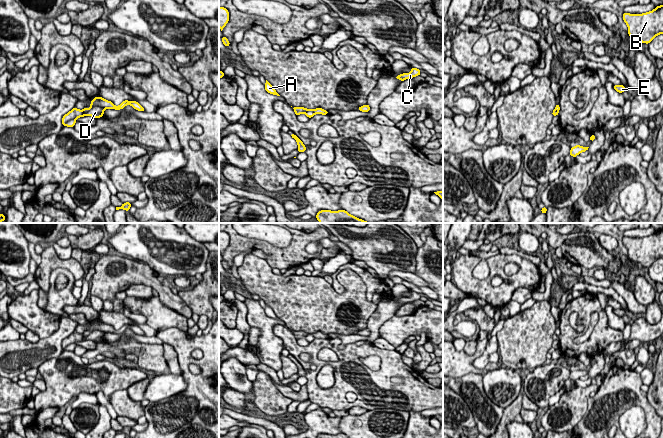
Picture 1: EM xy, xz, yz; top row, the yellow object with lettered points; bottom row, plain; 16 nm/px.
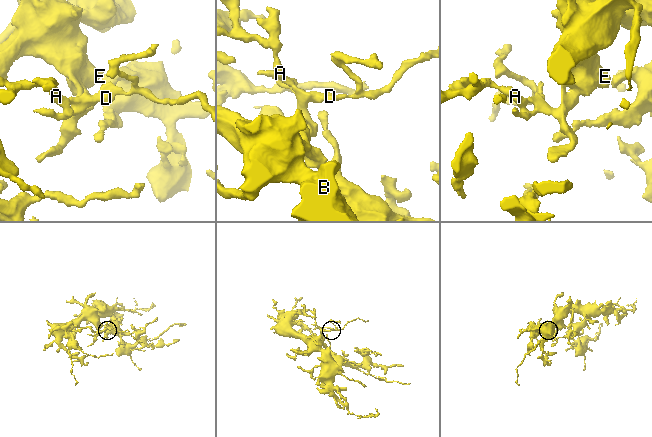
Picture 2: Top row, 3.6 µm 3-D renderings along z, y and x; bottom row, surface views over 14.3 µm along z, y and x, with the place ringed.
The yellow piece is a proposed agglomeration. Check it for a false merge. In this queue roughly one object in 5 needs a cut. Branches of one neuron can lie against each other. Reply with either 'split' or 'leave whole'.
split

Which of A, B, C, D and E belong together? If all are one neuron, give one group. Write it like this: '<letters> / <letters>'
A C / B D E

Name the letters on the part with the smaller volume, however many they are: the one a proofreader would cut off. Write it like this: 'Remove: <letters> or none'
Remove: A, C

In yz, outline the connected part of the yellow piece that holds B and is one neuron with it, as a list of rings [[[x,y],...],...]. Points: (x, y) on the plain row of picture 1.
[[[663,229],[642,238],[623,237],[623,244],[630,261],[649,268],[657,259],[663,258]]]

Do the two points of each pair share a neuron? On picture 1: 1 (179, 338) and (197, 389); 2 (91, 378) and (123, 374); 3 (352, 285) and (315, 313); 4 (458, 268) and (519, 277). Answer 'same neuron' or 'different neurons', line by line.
1: same neuron
2: same neuron
3: same neuron
4: same neuron

